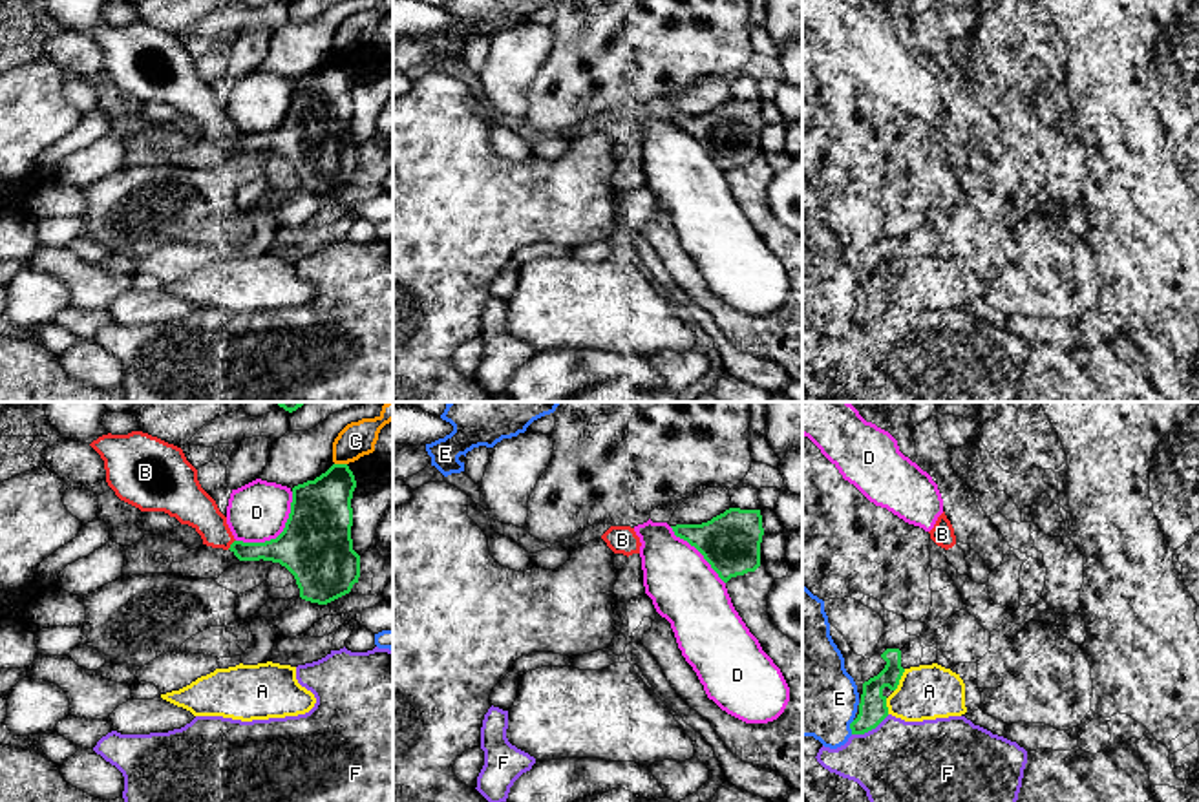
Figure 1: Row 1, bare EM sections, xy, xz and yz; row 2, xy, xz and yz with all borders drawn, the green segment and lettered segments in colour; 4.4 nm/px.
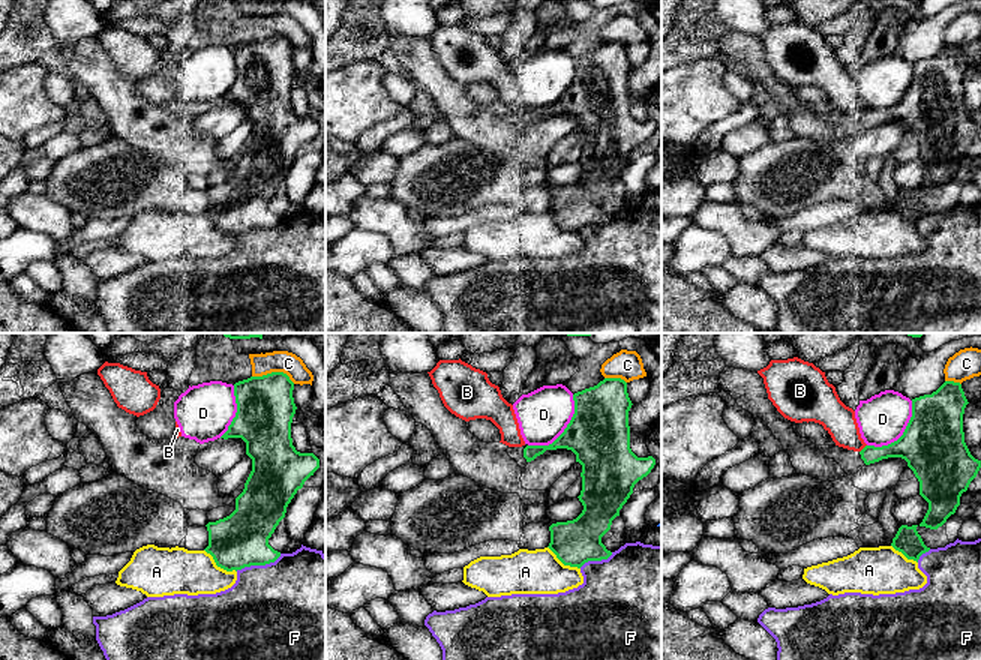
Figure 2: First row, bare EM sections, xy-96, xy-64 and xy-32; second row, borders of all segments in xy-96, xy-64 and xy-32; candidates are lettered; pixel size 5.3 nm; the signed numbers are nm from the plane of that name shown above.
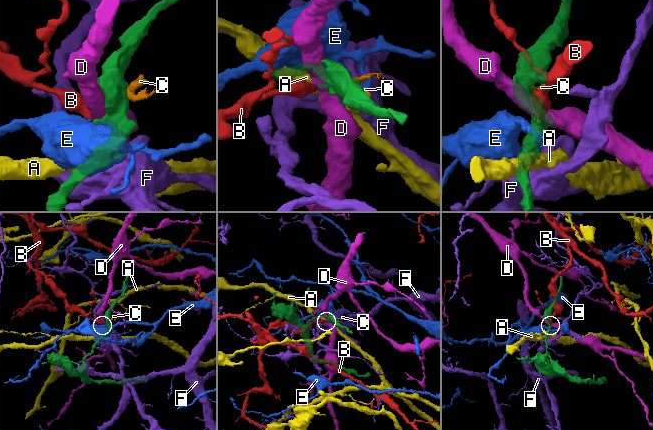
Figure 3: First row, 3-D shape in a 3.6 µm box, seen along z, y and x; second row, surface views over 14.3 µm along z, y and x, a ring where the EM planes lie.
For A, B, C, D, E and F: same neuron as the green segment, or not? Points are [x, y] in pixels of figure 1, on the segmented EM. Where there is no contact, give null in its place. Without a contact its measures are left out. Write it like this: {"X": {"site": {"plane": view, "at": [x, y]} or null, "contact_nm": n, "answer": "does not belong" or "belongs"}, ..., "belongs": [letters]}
{"A": {"site": {"plane": "yz", "at": [900, 678]}, "contact_nm": 120, "answer": "does not belong"}, "B": {"site": {"plane": "xy", "at": [231, 545]}, "contact_nm": 60, "answer": "does not belong"}, "C": {"site": {"plane": "xy", "at": [340, 464]}, "contact_nm": 60, "answer": "does not belong"}, "D": {"site": {"plane": "xy", "at": [280, 534]}, "contact_nm": 340, "answer": "does not belong"}, "E": {"site": {"plane": "yz", "at": [850, 728]}, "contact_nm": 70, "answer": "does not belong"}, "F": {"site": {"plane": "yz", "at": [870, 729]}, "contact_nm": 190, "answer": "does not belong"}, "belongs": []}

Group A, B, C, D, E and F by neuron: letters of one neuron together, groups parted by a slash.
A / B / C / D / E / F

